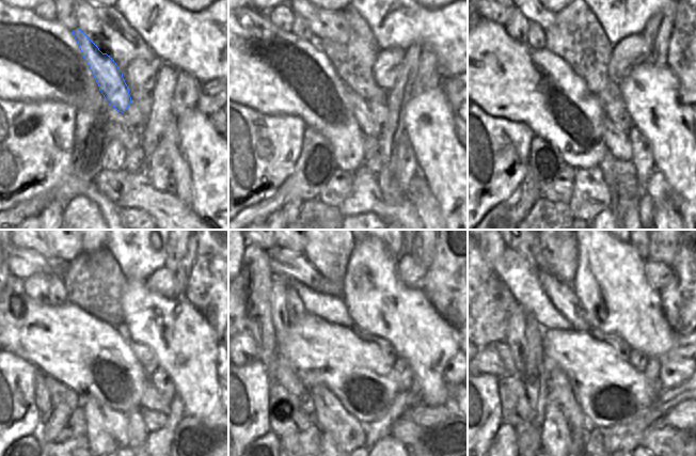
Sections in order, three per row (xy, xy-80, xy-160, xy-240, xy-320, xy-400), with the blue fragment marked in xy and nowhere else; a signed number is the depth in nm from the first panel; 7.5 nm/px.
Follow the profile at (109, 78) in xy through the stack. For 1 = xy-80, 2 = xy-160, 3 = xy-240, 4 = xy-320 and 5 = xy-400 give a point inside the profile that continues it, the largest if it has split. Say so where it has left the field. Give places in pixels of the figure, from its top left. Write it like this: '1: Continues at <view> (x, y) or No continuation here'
1: Continues at xy-80 (367, 125)
2: Continues at xy-160 (617, 142)
3: Continues at xy-240 (151, 398)
4: Continues at xy-320 (423, 415)
5: Continues at xy-400 (683, 415)

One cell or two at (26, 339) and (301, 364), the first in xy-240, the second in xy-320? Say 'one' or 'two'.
one

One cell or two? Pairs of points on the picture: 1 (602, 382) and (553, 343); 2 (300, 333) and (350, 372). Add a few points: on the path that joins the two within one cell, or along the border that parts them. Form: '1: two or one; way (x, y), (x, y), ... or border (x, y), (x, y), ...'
1: one; way (590, 371), (570, 350), (565, 349)
2: one; way (313, 346), (319, 352), (337, 359)

